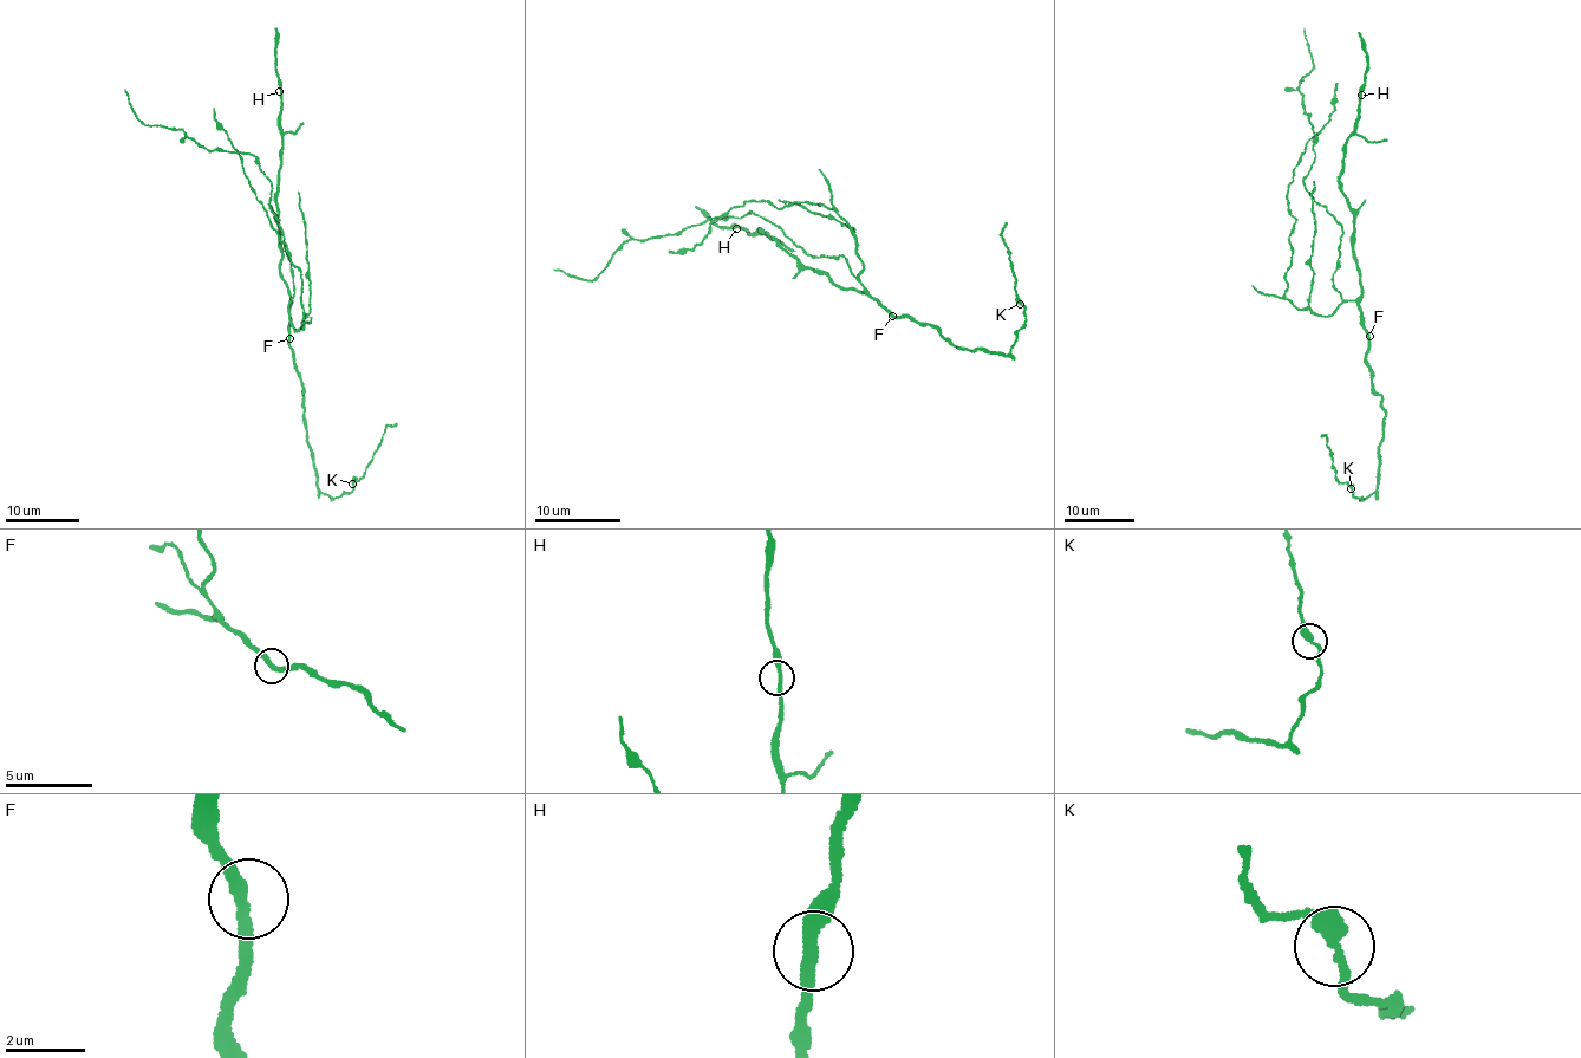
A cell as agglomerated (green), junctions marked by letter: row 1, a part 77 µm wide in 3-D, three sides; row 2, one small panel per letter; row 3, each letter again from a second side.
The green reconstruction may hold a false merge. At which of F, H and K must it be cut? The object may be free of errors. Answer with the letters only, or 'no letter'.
no letter

